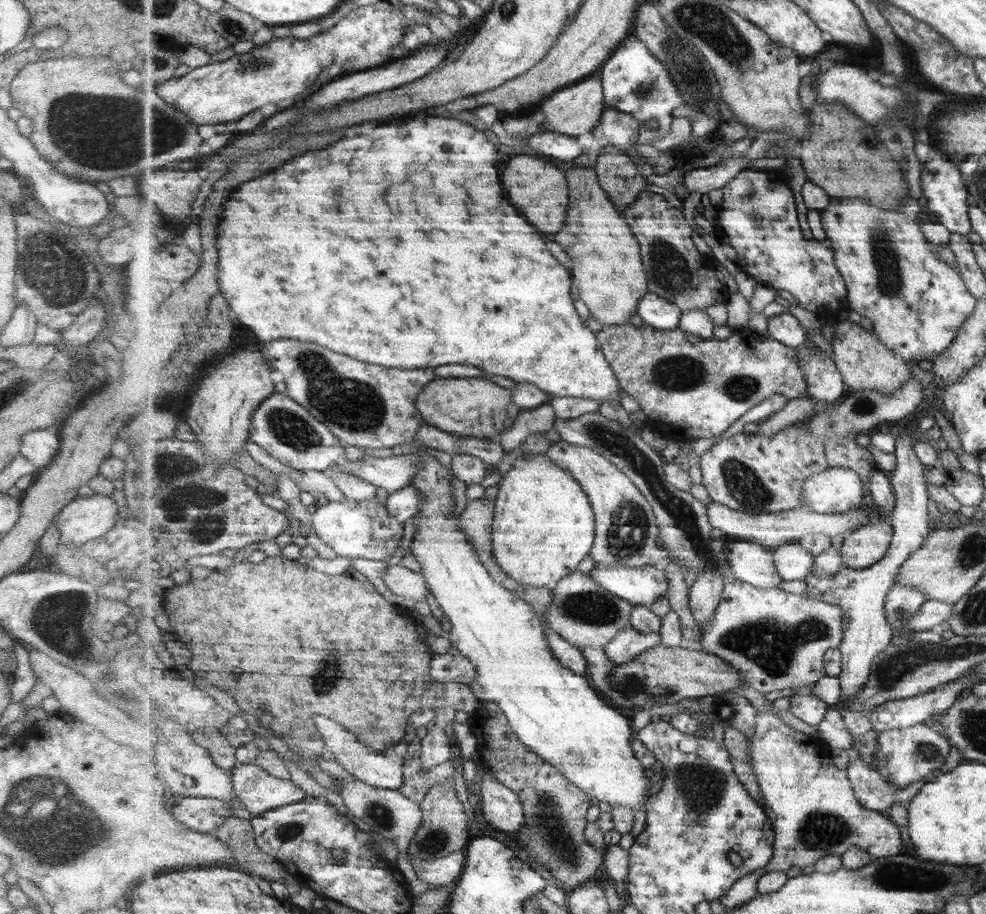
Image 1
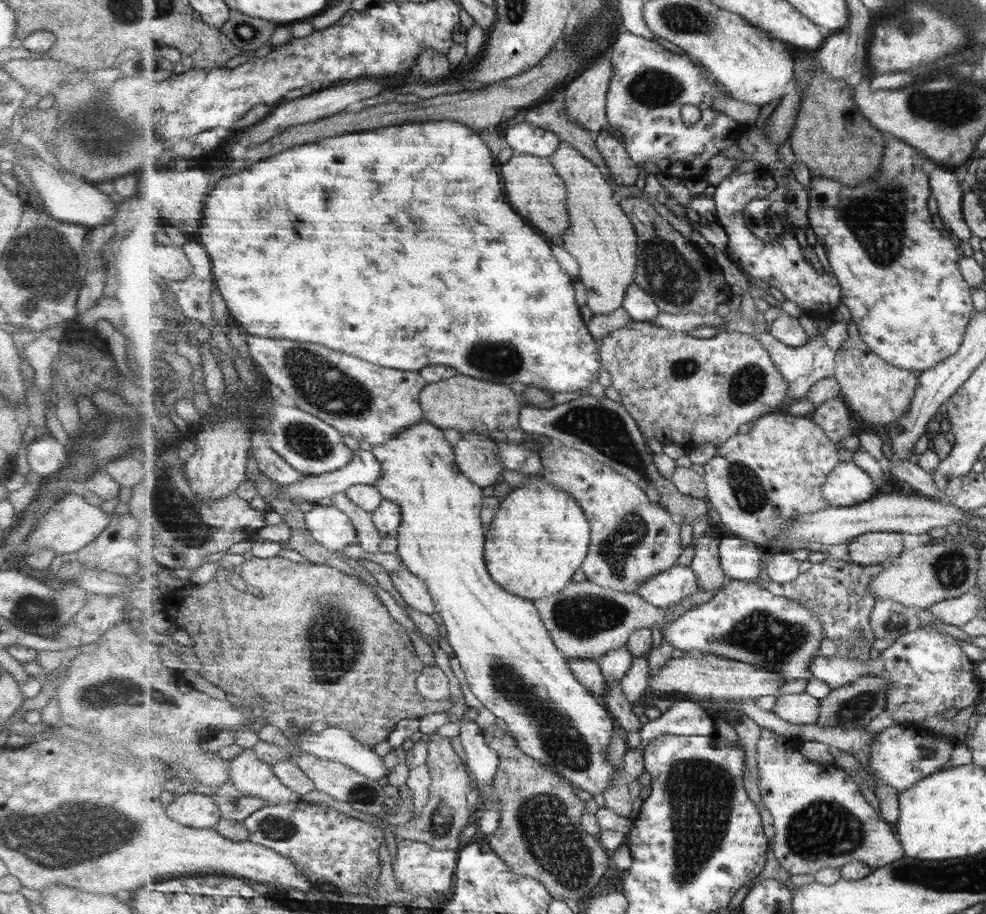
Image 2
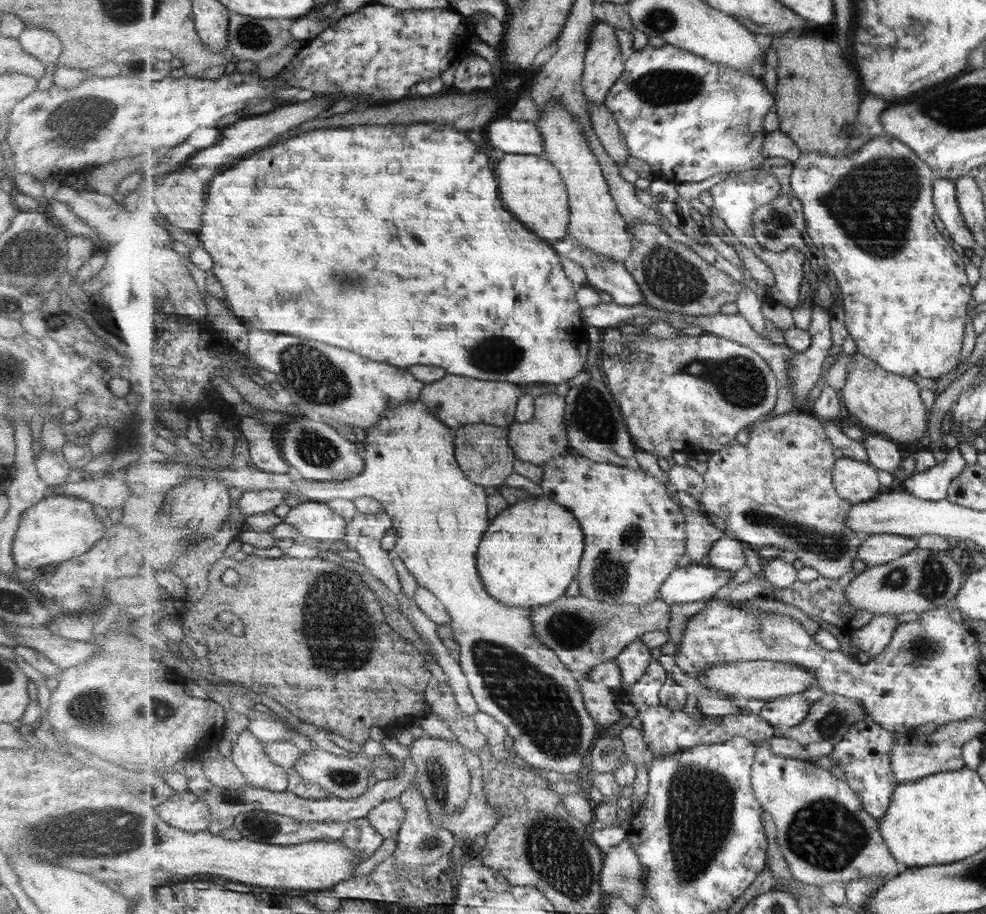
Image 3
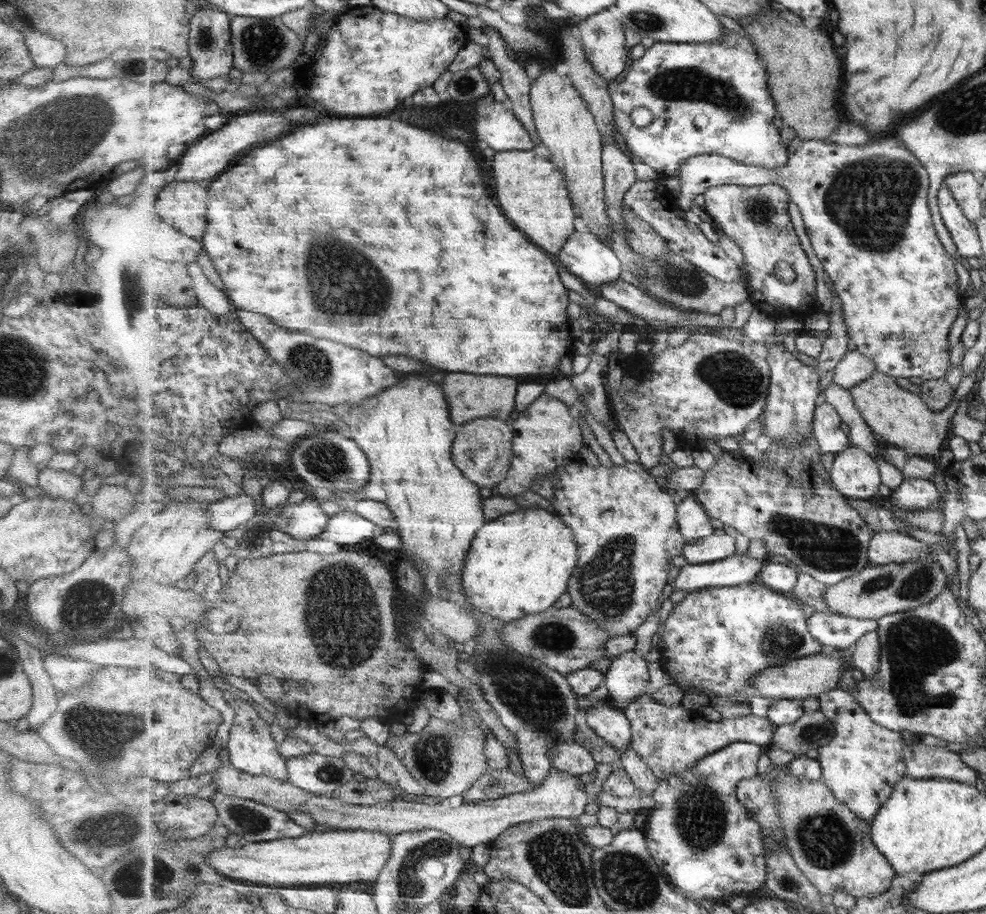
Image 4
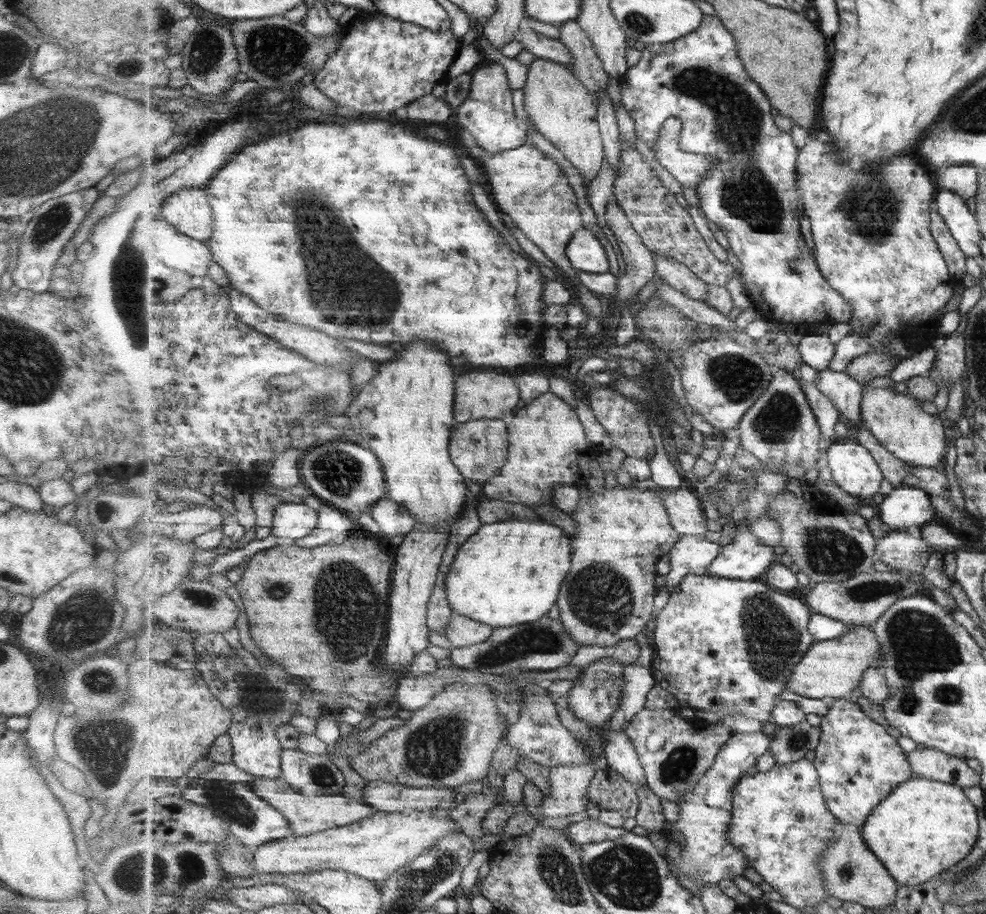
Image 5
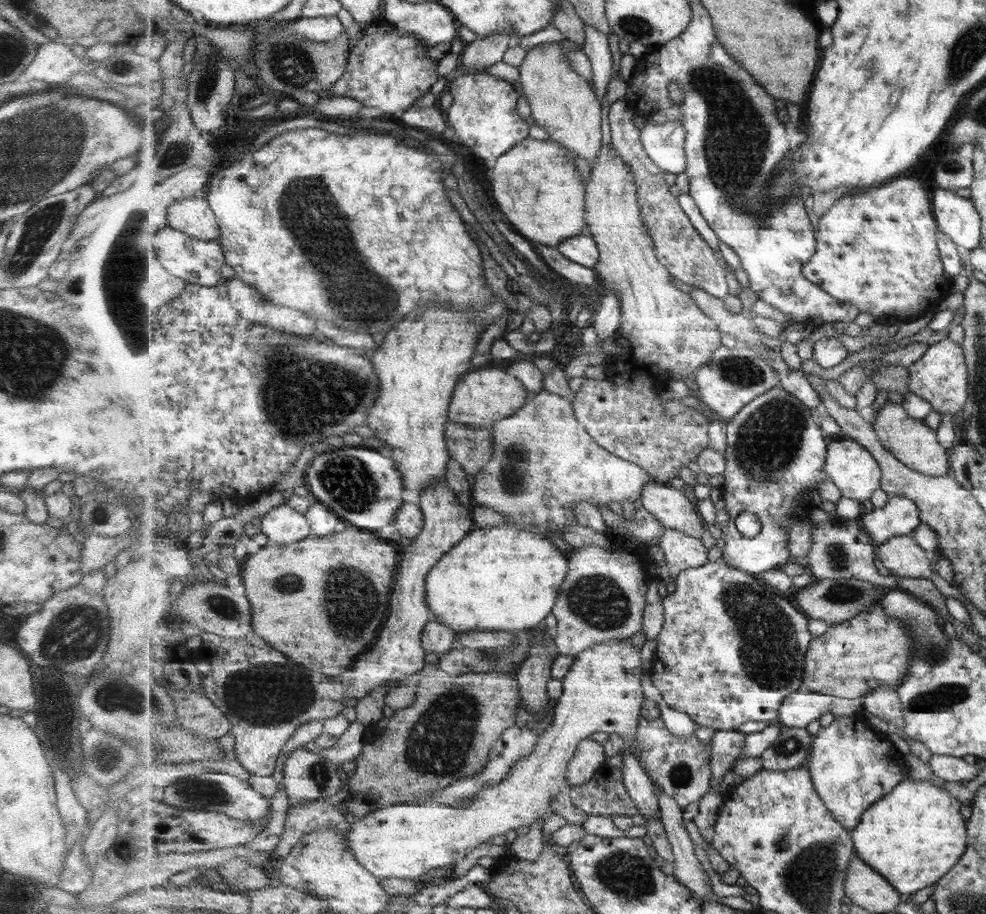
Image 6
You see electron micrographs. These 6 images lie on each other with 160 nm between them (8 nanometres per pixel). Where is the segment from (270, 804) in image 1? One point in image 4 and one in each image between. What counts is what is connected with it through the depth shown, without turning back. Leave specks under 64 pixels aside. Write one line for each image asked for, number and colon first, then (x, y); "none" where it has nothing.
2: (253, 776)
3: (250, 754)
4: (252, 748)

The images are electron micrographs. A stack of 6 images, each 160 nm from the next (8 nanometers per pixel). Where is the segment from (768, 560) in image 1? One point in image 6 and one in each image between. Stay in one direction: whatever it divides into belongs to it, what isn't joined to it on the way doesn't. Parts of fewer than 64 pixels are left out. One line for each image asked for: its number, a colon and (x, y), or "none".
2: (740, 560)
3: (728, 554)
4: (712, 548)
5: (693, 554)
6: (682, 551)

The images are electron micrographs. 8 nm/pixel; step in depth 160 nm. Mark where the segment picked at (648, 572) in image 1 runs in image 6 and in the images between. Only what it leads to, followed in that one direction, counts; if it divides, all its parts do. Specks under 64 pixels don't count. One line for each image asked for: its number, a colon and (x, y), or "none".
2: (666, 590)
3: (693, 583)
4: (738, 570)
5: (746, 558)
6: (776, 449)

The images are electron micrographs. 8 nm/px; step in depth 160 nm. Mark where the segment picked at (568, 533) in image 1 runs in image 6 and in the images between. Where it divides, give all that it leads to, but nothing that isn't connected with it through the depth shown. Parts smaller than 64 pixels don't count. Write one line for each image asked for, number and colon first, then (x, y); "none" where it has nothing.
2: (541, 536)
3: (530, 554)
4: (520, 564)
5: (510, 573)
6: (504, 578)

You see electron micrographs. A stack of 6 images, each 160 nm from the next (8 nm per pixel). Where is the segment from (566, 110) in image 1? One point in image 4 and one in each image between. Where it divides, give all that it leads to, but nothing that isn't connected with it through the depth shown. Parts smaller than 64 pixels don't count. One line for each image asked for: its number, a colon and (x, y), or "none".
2: (586, 97)
3: (604, 64)
4: (602, 35)

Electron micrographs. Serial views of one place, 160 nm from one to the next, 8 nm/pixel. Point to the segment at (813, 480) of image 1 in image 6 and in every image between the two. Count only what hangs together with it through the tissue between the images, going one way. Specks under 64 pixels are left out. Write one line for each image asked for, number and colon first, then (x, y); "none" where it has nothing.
2: (849, 484)
3: (858, 481)
4: (855, 473)
5: (853, 468)
6: (852, 468)

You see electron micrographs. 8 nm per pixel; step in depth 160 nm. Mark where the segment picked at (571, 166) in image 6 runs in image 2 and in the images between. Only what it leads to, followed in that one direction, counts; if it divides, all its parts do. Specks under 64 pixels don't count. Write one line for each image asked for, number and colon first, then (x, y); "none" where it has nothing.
2: (535, 188)
3: (532, 186)
4: (533, 191)
5: (532, 188)

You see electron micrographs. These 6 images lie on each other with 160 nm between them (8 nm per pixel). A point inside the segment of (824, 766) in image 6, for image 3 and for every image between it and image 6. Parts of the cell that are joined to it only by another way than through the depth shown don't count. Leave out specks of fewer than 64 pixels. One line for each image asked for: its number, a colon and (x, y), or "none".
3: (865, 754)
4: (864, 762)
5: (859, 763)

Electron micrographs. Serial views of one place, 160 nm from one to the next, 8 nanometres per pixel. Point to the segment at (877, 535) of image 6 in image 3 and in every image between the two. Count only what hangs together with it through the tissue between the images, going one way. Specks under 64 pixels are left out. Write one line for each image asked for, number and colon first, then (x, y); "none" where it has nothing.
3: (934, 484)
4: (912, 494)
5: (906, 507)

